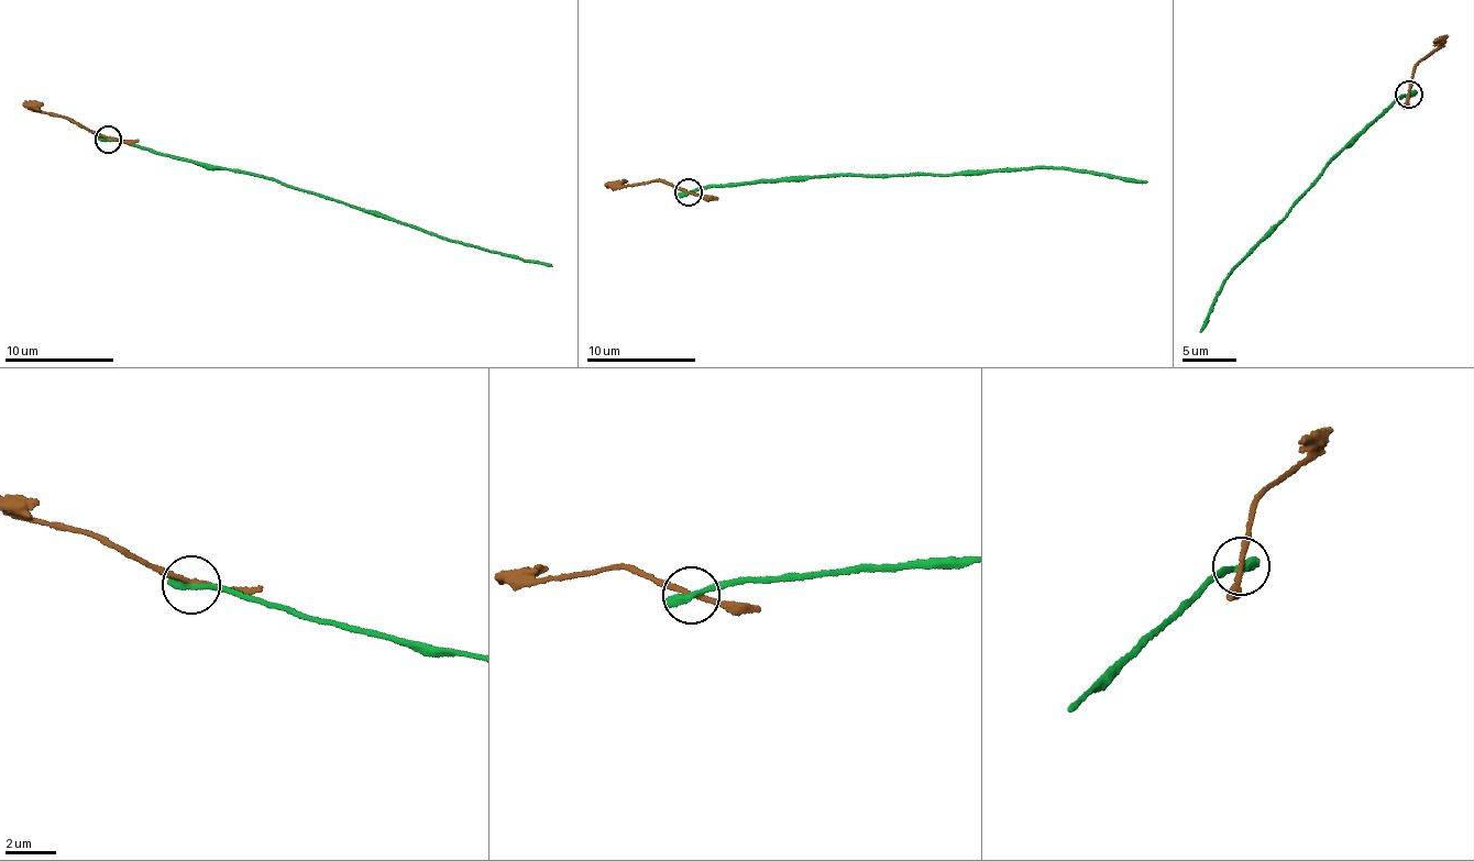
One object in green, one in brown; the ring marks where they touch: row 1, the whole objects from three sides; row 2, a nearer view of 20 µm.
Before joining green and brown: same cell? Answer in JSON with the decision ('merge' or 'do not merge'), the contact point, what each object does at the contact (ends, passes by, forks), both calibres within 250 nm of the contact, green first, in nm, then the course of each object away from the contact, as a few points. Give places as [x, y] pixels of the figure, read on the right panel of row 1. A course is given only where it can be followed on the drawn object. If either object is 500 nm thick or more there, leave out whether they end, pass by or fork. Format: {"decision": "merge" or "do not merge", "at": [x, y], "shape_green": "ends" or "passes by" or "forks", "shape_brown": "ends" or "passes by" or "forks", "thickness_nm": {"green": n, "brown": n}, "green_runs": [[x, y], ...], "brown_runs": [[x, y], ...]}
{"decision": "do not merge", "at": [1409, 94], "shape_green": "ends", "shape_brown": "passes by", "thickness_nm": {"green": 380, "brown": 180}, "green_runs": [[1408, 95], [1328, 163], [1275, 231], [1231, 271], [1199, 332]], "brown_runs": [[1407, 96], [1417, 64], [1447, 33]]}

